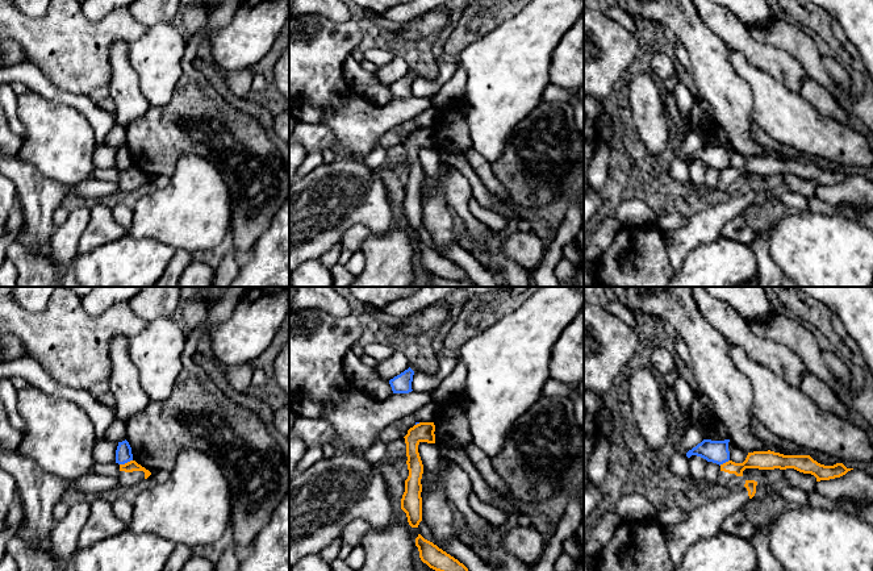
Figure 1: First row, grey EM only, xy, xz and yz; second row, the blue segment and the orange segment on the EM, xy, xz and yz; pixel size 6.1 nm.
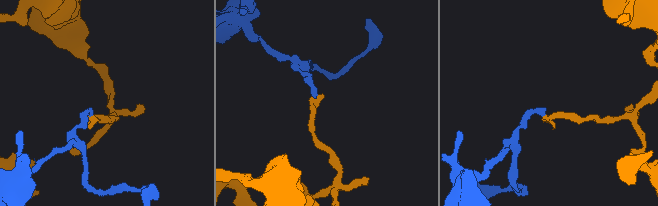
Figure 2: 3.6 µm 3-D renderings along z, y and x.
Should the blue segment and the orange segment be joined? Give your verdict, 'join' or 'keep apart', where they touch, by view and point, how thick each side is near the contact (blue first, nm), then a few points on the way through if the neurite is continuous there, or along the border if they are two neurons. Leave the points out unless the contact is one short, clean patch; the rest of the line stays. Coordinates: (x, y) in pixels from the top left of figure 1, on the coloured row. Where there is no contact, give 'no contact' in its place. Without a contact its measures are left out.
keep apart; meets blue in xy at (125, 462); 100 nm thick on the blue side, 70 nm on the other; border along xy (132, 459), (120, 465)

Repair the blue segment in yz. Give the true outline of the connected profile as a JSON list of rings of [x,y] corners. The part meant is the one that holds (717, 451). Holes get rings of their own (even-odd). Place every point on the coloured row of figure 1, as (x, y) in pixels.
[[[703,439],[696,447],[689,450],[686,453],[686,457],[690,458],[692,455],[697,455],[706,459],[707,462],[713,462],[720,466],[730,460],[728,442],[730,439],[724,441]]]

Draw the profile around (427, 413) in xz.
[[[431,403],[426,407],[415,410],[410,416],[406,416],[406,417],[390,424],[385,429],[383,429],[377,434],[375,443],[377,443],[377,442],[388,443],[390,441],[404,438],[404,433],[406,430],[409,430],[410,428],[413,428],[417,422],[433,422],[436,413],[438,413],[438,404]]]

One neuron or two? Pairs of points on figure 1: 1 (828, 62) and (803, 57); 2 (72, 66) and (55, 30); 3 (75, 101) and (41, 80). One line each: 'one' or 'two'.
1: two
2: one
3: one

